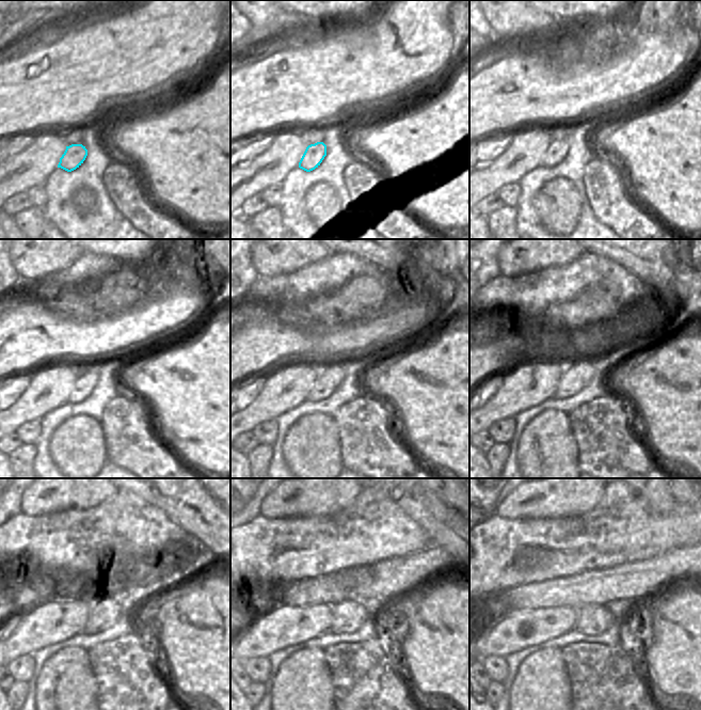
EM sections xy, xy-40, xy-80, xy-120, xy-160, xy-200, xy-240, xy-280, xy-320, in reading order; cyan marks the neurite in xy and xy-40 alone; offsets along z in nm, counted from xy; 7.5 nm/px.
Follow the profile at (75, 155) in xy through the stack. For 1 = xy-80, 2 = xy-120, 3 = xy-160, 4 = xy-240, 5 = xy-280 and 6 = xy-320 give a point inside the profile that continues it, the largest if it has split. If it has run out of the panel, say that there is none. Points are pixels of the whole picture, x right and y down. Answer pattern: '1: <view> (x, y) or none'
1: xy-80 (557, 151)
2: xy-120 (85, 382)
3: xy-160 (331, 375)
4: xy-240 (106, 611)
5: xy-280 (348, 616)
6: xy-320 (592, 619)

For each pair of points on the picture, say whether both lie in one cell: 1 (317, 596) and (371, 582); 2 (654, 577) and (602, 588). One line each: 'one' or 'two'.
1: one
2: one

